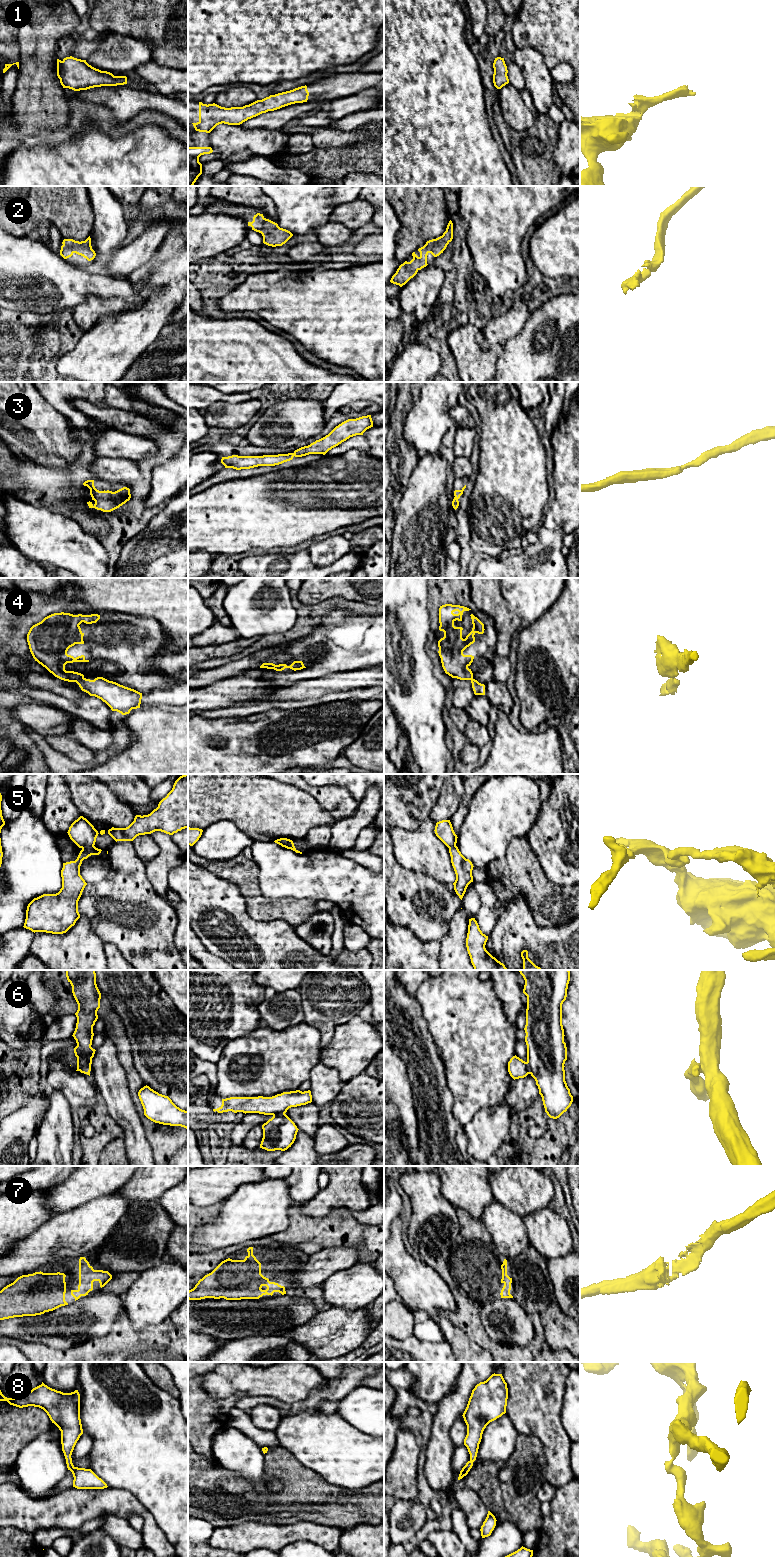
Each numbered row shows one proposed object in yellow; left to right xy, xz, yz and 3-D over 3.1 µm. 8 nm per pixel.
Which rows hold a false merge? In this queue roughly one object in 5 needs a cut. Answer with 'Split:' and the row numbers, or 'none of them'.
Split: 4, 5, 6

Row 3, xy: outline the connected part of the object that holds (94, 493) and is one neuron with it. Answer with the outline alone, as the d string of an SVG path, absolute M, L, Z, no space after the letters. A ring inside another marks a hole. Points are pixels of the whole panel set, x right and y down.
M87 480L83 485L90 489L92 500L95 501L94 505L90 501L87 502L89 508L95 508L103 512L111 512L125 504L131 498L130 489L127 487L112 492L109 490L97 490L94 486L94 480Z

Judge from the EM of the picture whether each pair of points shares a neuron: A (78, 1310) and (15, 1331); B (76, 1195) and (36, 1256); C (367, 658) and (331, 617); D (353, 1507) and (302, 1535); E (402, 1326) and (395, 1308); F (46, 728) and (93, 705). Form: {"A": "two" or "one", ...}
{"A": "one", "B": "two", "C": "one", "D": "two", "E": "one", "F": "two"}

